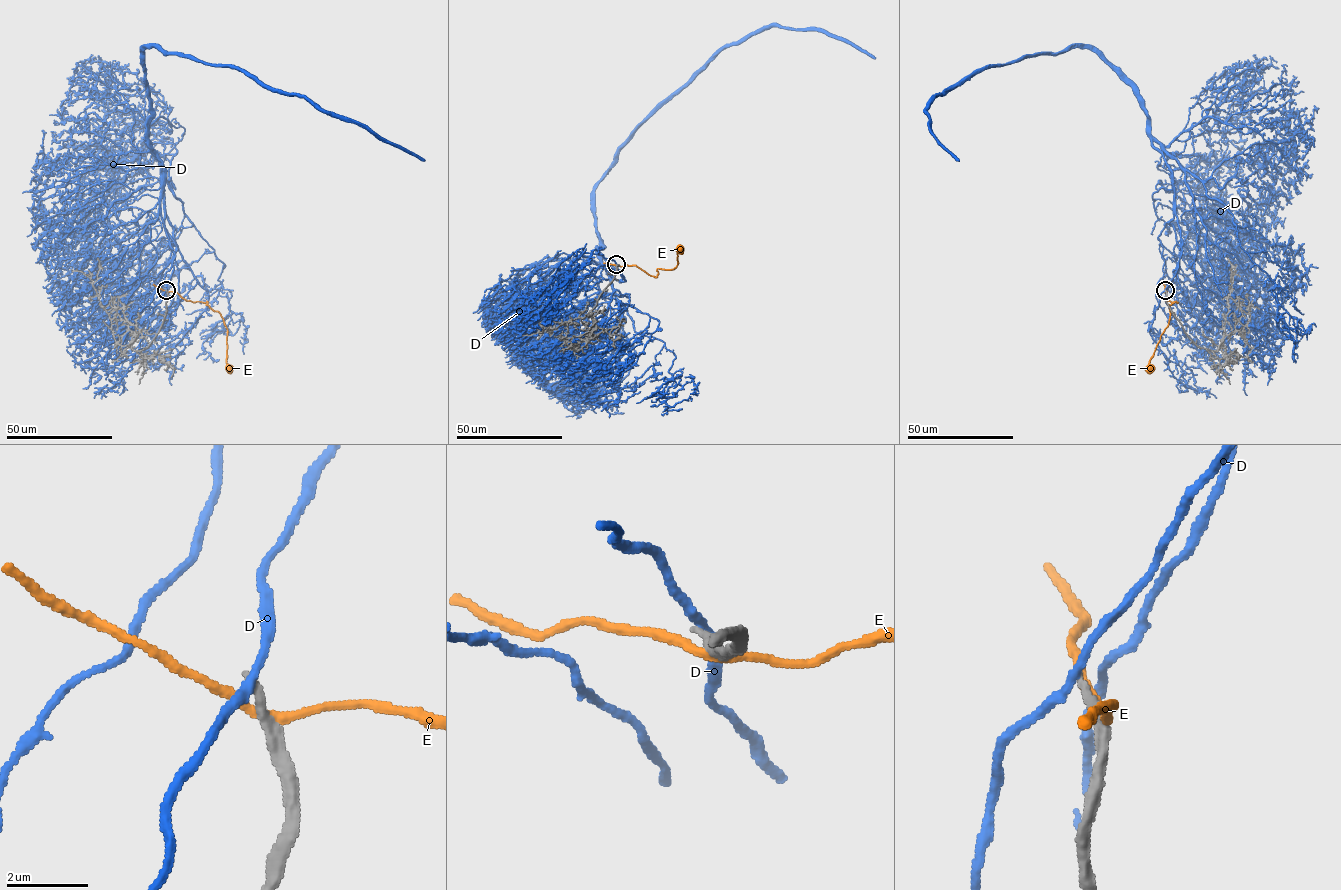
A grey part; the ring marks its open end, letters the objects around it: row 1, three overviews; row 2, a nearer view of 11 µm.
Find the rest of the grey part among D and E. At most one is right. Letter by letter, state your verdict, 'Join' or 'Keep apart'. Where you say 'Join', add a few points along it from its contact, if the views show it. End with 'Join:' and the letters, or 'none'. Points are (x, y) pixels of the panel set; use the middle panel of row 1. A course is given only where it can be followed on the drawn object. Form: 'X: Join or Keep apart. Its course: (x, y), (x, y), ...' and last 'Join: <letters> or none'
D: Keep apart
E: Keep apart
Join: none

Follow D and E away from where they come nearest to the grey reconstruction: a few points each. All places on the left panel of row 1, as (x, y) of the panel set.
D: (166, 290), (175, 252), (160, 213), (164, 165), (148, 144), (146, 48), (233, 65), (425, 160)
E: (166, 292), (177, 292), (187, 301), (206, 301), (219, 313), (227, 329), (226, 364), (230, 368)

